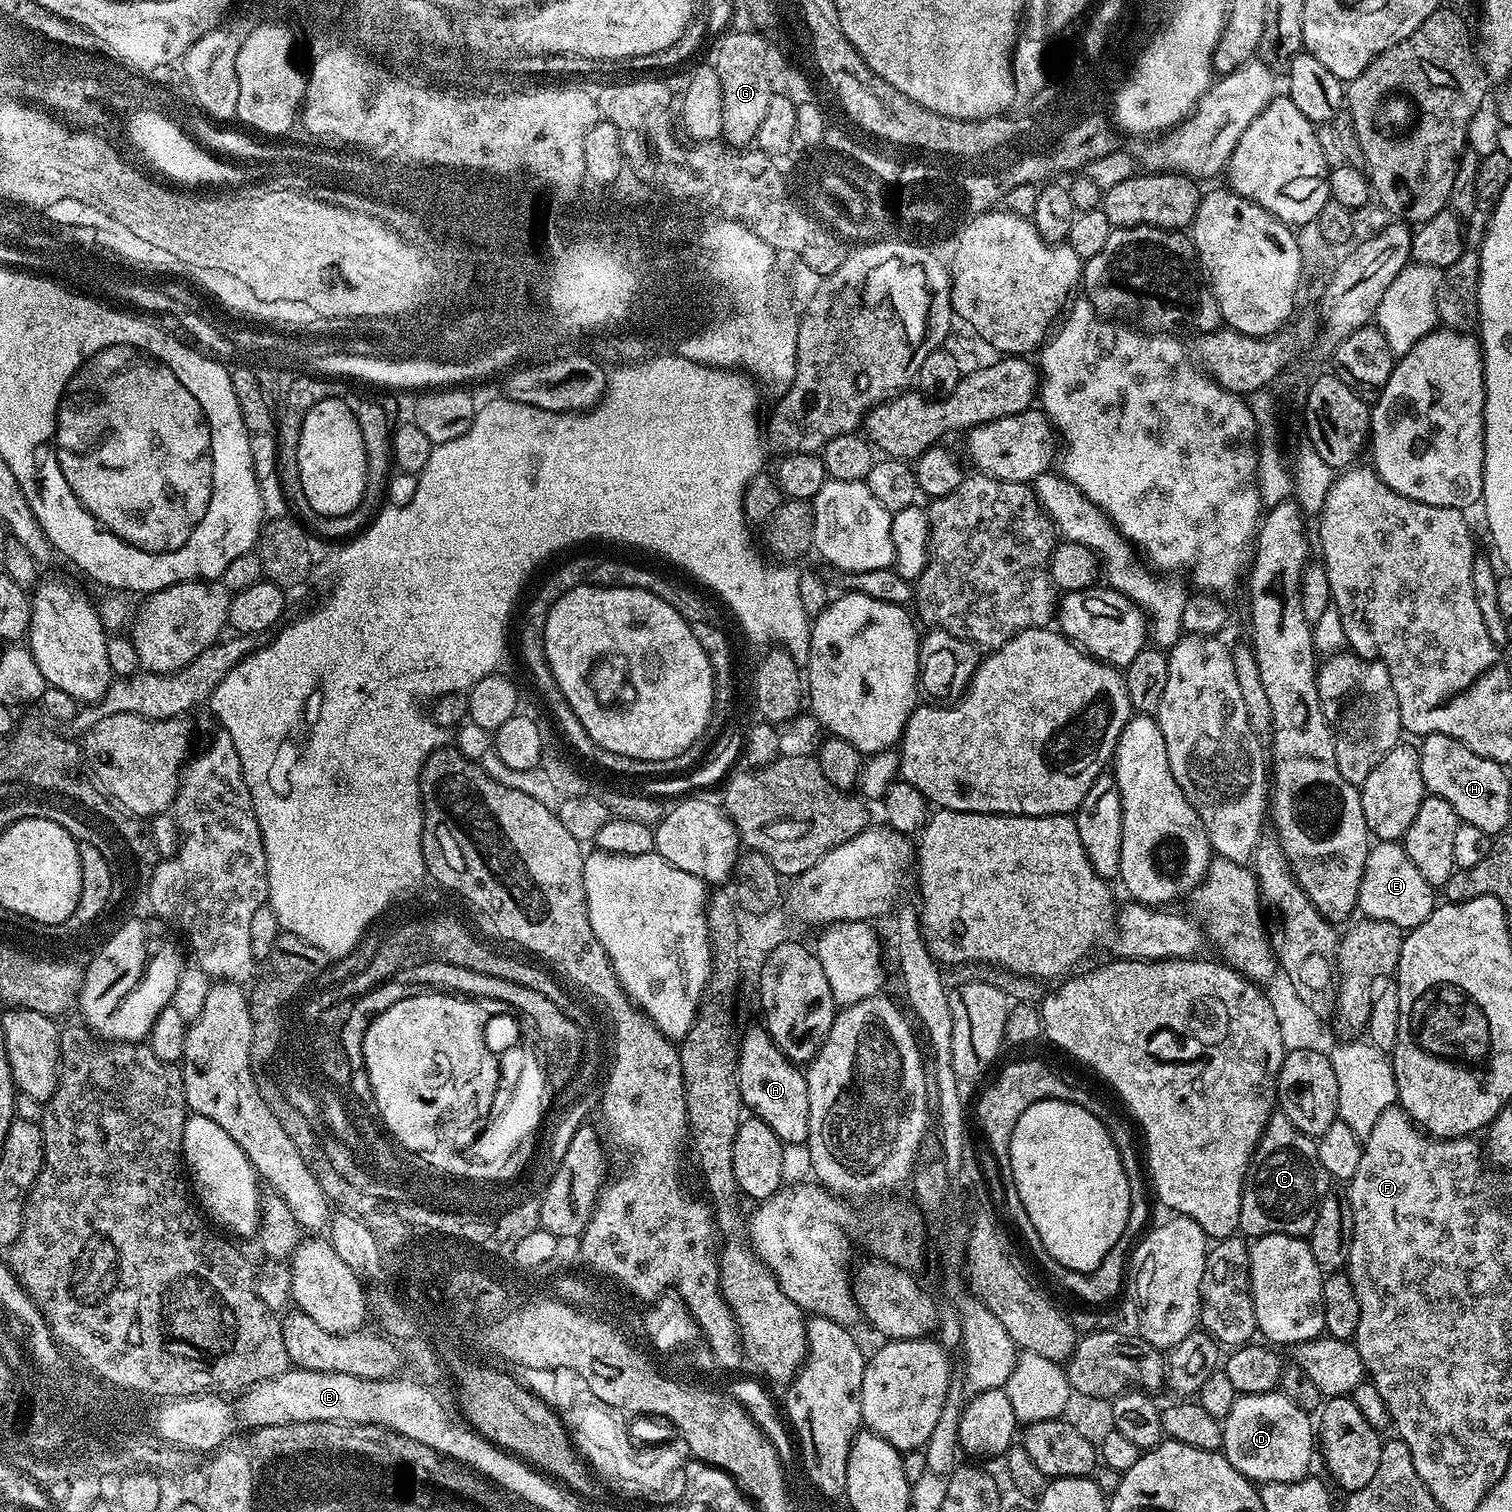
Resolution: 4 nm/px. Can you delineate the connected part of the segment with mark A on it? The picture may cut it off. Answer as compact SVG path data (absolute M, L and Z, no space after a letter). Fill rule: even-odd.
M757 1026L748 1033L741 1035L738 1040L738 1063L736 1066L736 1077L740 1080L740 1097L744 1100L744 1107L755 1119L766 1122L770 1130L780 1139L781 1144L807 1145L810 1134L810 1094L808 1093L808 1077L797 1065L778 1050L778 1046L772 1041L772 1036L767 1028Z

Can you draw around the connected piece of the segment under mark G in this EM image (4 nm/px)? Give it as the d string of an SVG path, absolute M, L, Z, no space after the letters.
M728 32L716 44L714 67L721 80L721 132L723 143L747 149L755 141L758 126L770 107L773 73L770 71L770 44L761 33Z

